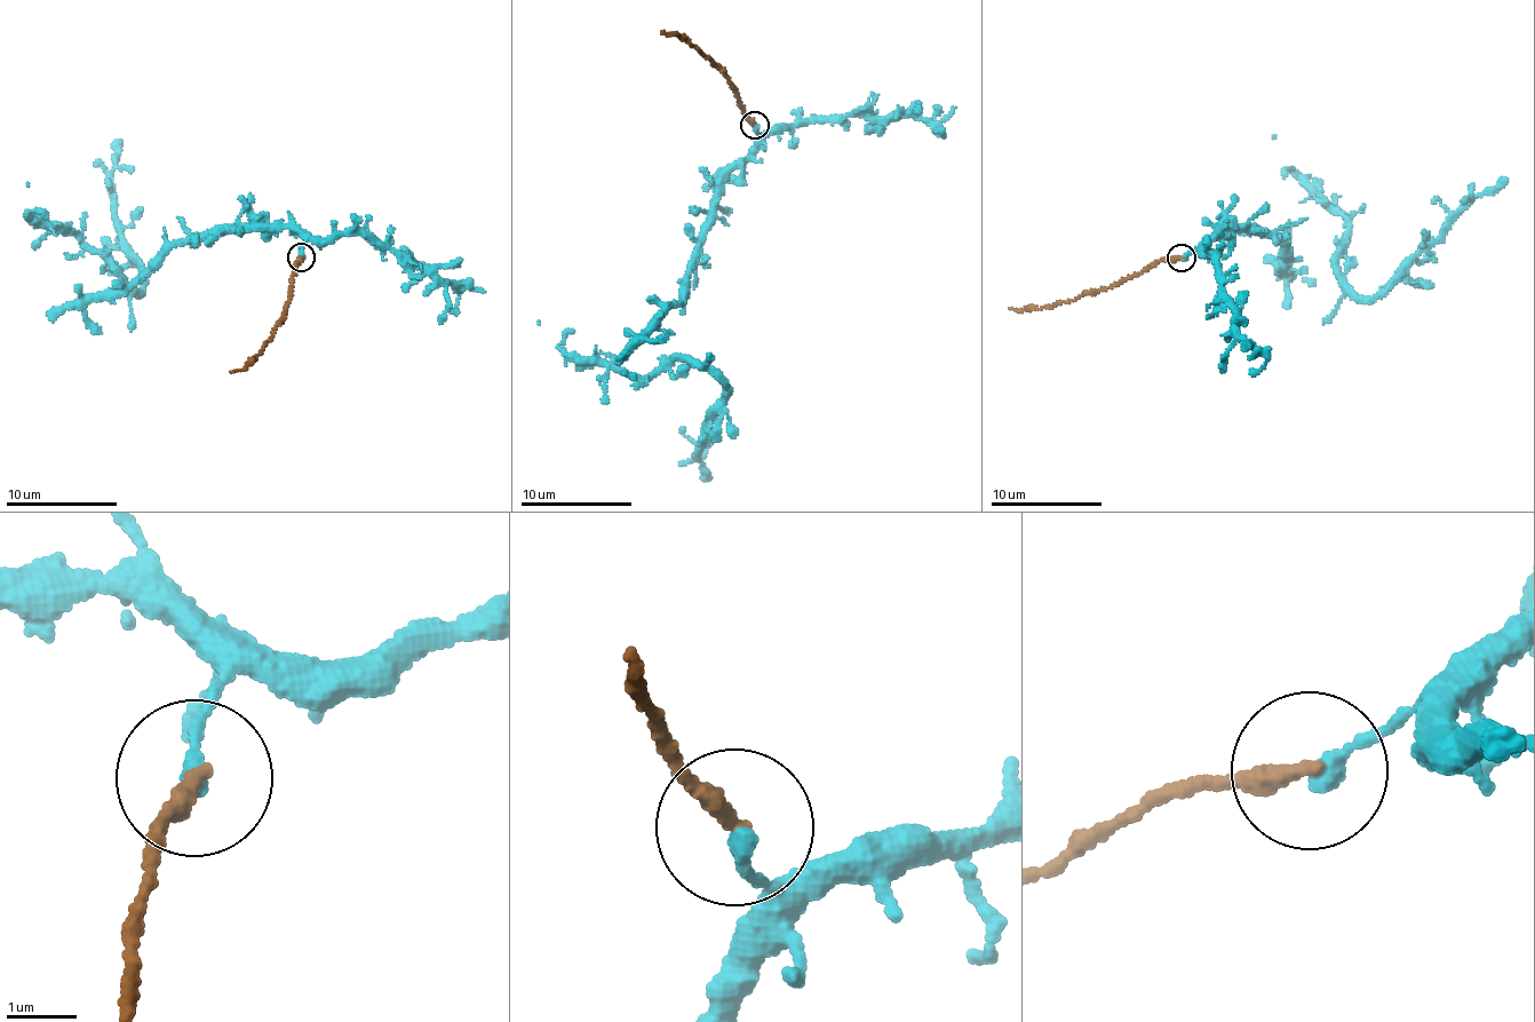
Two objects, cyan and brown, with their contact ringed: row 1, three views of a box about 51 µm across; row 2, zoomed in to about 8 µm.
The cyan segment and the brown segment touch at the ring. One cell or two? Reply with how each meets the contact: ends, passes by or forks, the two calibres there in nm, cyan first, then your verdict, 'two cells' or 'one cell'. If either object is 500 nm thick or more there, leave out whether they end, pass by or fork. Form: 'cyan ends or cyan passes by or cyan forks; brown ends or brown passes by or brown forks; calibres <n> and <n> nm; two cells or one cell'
cyan ends; brown ends; calibres 240 and 280 nm; two cells

